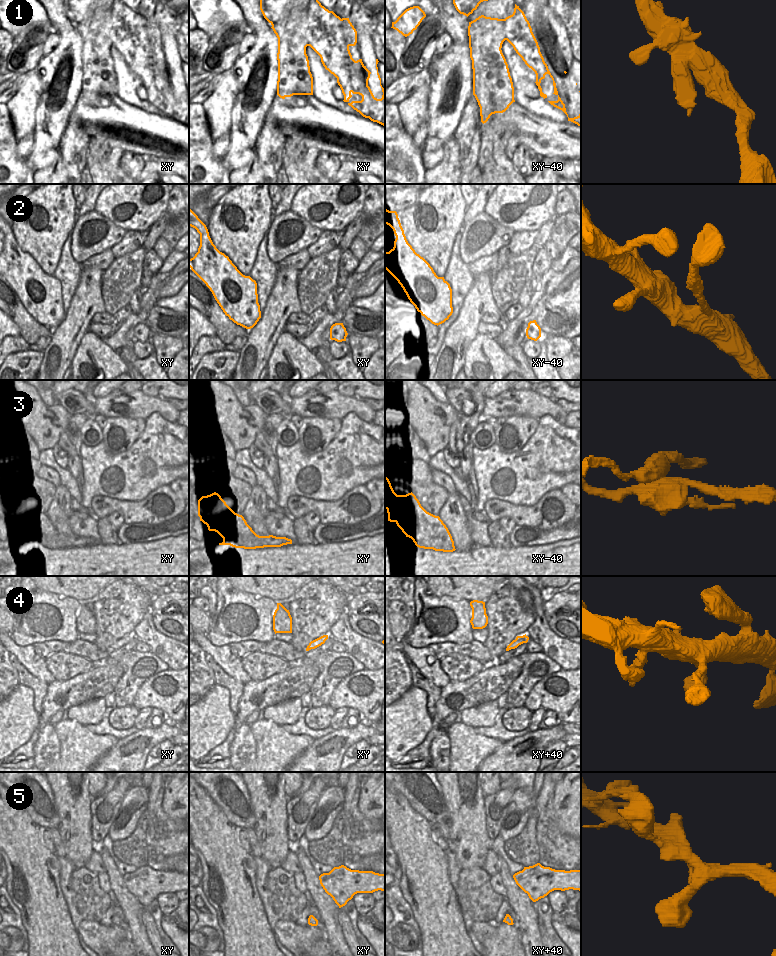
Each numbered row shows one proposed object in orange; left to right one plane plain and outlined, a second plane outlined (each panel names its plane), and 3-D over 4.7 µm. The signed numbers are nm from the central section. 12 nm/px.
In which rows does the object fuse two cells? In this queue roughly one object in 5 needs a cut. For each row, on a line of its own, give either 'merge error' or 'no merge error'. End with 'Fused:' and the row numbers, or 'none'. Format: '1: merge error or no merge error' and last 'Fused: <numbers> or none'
1: no merge error
2: no merge error
3: merge error
4: no merge error
5: no merge error
Fused: 3

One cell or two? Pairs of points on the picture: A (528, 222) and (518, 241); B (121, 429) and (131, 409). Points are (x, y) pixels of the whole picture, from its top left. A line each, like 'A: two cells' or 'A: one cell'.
A: two cells
B: two cells

